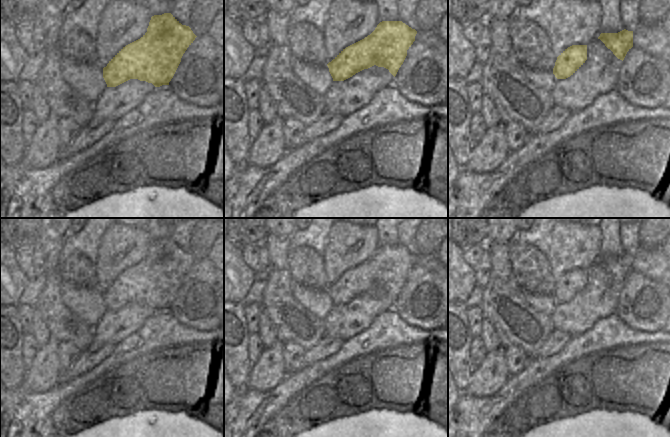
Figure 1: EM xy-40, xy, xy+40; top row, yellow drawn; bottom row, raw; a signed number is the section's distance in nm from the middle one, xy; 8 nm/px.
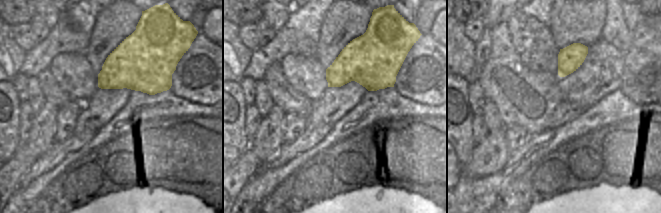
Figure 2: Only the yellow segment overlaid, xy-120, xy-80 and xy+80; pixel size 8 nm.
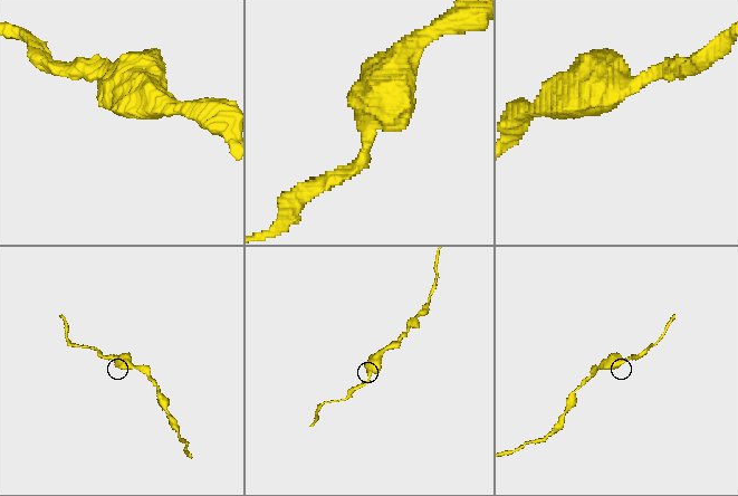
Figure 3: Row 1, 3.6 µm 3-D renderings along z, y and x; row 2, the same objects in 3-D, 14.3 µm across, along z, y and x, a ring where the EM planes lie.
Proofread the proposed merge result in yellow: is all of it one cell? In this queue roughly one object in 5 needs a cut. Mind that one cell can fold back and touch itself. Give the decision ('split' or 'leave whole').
leave whole

